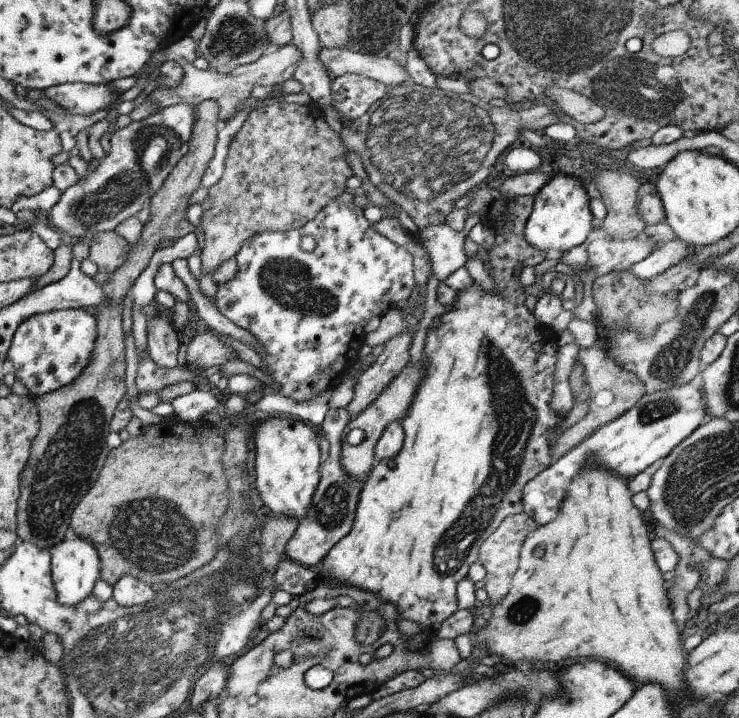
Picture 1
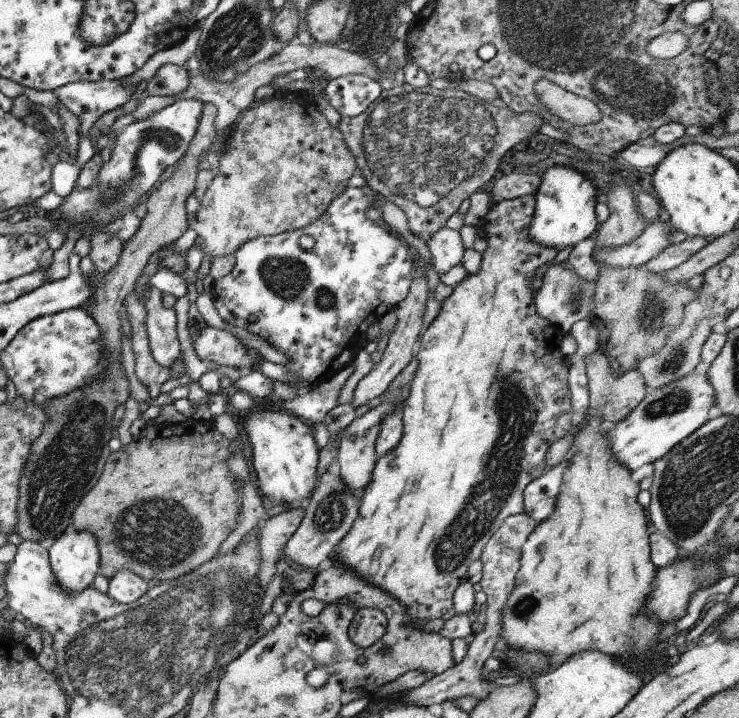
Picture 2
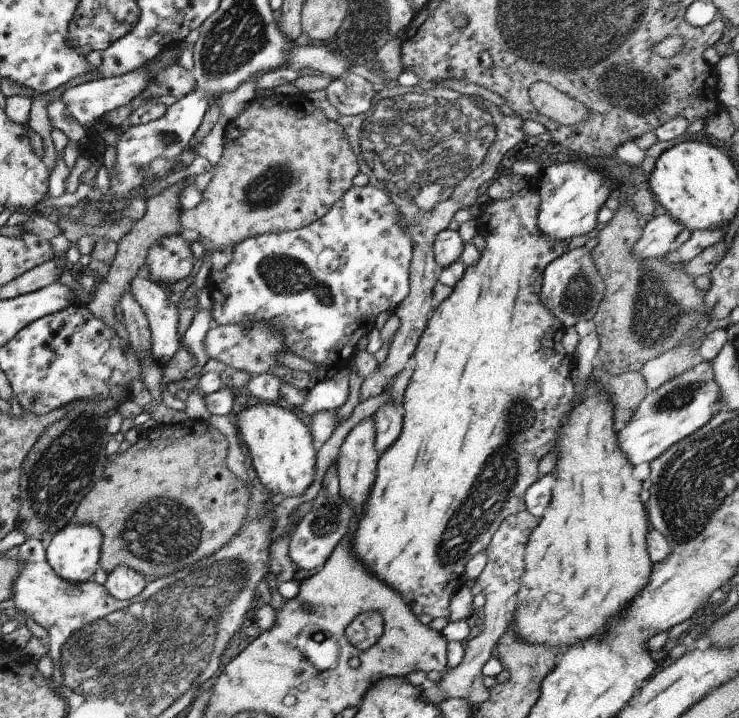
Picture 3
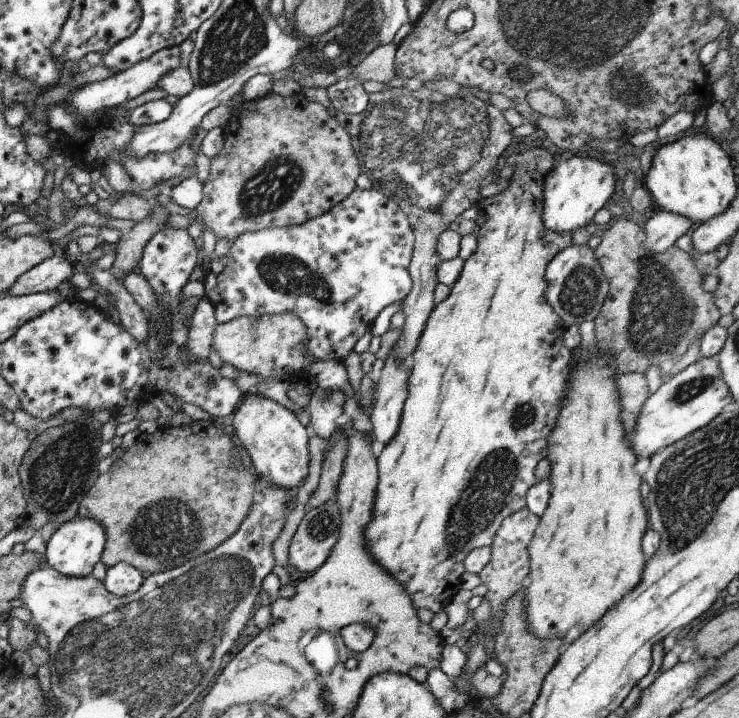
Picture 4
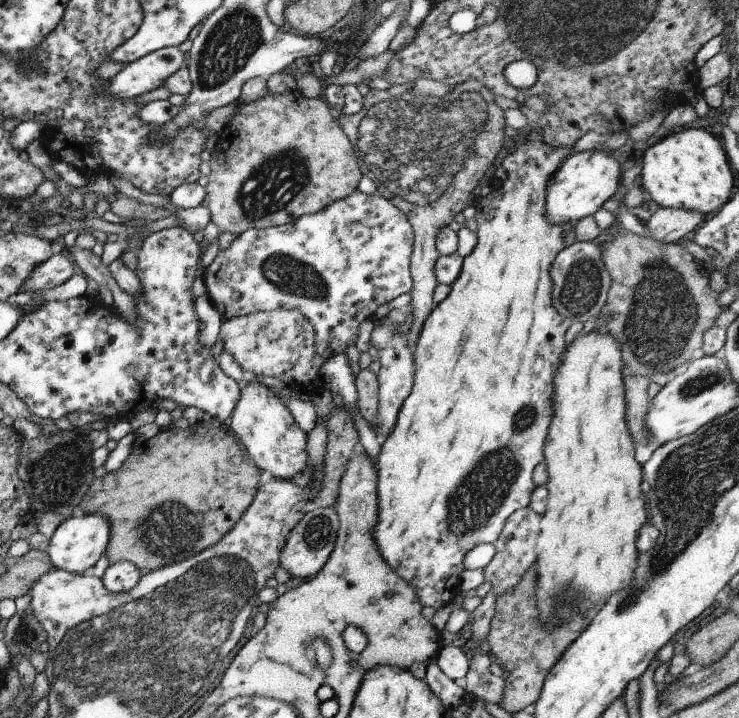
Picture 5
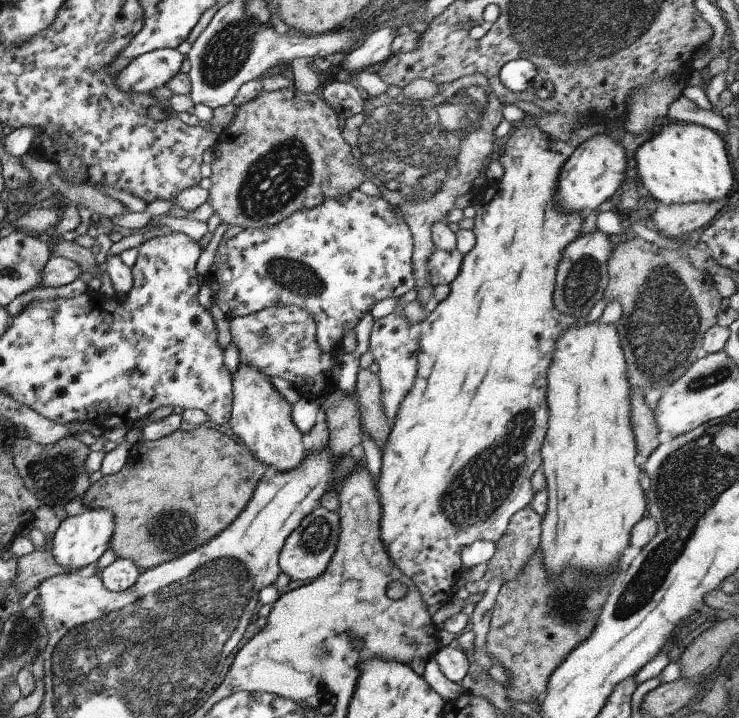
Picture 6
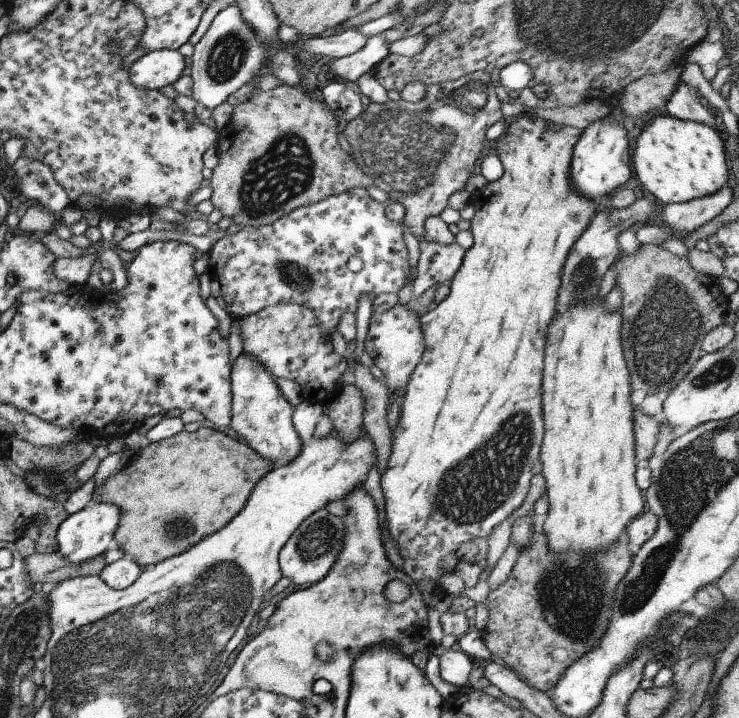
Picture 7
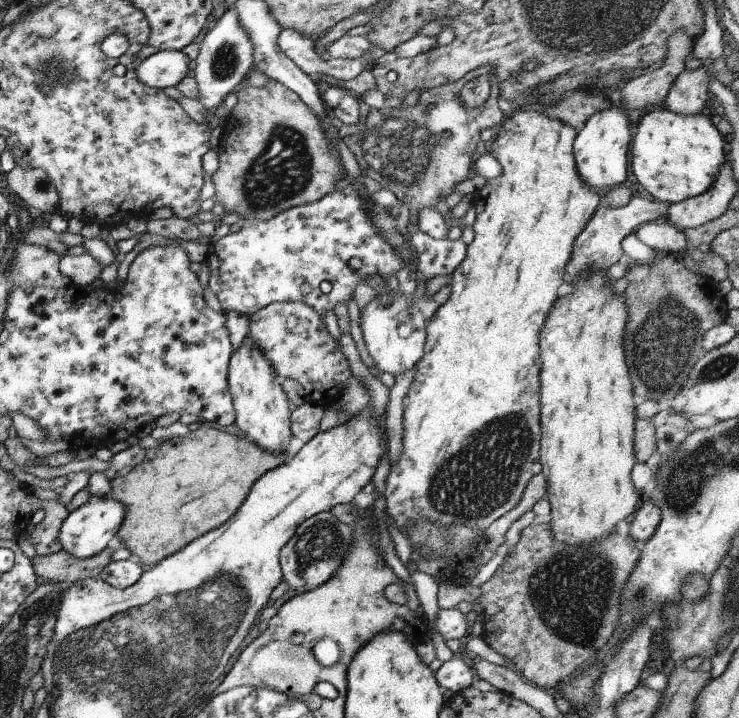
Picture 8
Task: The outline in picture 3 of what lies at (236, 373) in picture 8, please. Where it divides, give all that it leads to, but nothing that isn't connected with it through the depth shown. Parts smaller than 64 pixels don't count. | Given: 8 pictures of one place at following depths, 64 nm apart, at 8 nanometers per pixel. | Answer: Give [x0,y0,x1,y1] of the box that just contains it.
[236,401,316,499]

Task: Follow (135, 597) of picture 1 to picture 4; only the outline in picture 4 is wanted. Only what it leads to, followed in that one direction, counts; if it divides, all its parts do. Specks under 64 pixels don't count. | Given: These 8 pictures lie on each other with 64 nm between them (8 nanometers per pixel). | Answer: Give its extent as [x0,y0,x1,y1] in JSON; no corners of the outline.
[101,562,144,596]

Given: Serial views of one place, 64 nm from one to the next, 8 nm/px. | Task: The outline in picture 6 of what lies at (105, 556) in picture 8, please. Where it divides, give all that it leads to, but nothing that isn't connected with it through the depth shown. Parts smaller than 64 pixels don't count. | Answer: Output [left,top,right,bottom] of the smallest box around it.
[14,548,71,594]

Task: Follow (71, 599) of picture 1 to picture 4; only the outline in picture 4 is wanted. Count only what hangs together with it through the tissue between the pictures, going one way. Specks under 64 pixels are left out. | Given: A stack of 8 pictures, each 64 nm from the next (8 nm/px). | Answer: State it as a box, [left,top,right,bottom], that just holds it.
[44,516,106,577]

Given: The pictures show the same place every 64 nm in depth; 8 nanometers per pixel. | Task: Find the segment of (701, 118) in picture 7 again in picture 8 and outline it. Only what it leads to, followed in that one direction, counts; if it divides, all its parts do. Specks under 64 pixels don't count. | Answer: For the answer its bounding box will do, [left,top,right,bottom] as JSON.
[663,65,709,115]

